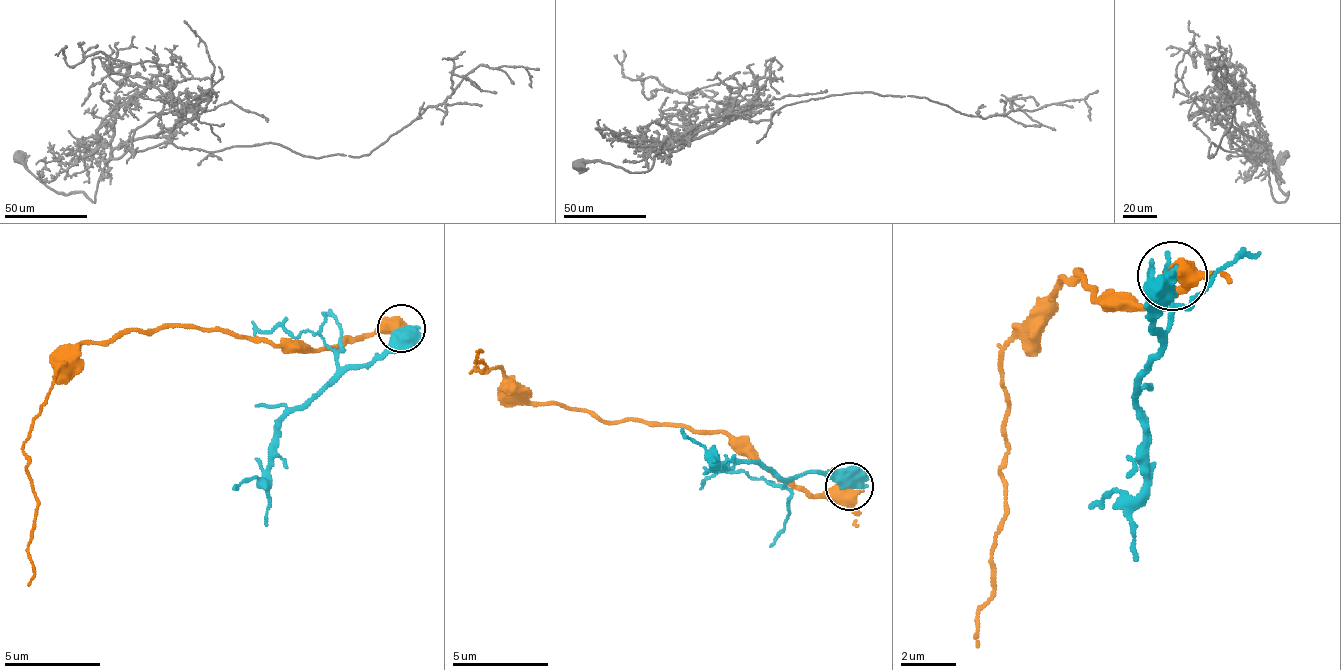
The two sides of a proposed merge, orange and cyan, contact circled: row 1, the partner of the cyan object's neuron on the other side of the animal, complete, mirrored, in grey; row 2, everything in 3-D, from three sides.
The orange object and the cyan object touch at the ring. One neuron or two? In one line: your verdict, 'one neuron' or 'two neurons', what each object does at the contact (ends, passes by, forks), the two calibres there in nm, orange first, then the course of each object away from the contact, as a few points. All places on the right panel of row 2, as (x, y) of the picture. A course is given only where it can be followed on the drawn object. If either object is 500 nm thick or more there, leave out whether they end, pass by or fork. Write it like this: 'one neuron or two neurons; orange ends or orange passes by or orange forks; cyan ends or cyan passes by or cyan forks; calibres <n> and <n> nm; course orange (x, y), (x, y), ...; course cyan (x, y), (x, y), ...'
two neurons; calibres 550 and 800 nm; course orange (1170, 274), (1184, 288), (1163, 301), (1094, 294), (1080, 274), (1052, 294), (1003, 350), (997, 545), (976, 649); course cyan (1170, 274), (1150, 329), (1163, 350), (1136, 378), (1143, 489), (1087, 503)

